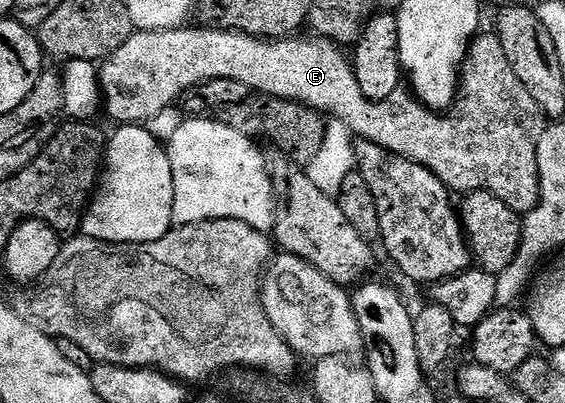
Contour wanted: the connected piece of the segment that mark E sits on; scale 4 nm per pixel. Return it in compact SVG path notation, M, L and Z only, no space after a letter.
M202 25L191 26L174 27L168 31L136 30L129 41L117 49L117 53L102 60L99 73L101 103L105 111L116 119L116 124L146 125L149 117L157 117L161 109L172 106L182 98L183 92L210 79L241 81L241 85L249 85L252 92L260 96L303 103L314 111L326 113L331 119L345 121L352 135L373 141L373 145L381 145L381 149L389 149L389 153L397 153L414 163L425 165L452 192L488 191L493 193L493 197L505 201L509 209L520 213L529 212L539 204L537 145L548 120L541 105L533 101L529 89L517 81L517 73L513 73L513 65L509 65L509 57L505 57L498 34L483 33L471 40L461 68L459 94L449 110L440 114L420 103L407 89L389 93L389 97L376 103L365 97L361 93L361 85L357 85L352 60L343 56L344 48L332 39L321 39L314 33L306 33L272 41L240 31L212 31Z

